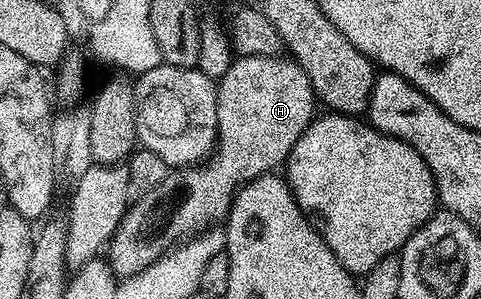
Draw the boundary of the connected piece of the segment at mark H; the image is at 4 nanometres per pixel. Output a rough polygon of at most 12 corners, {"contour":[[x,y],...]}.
{"contour":[[285,55],[238,56],[216,87],[216,148],[125,210],[118,278],[224,222],[315,116]]}

